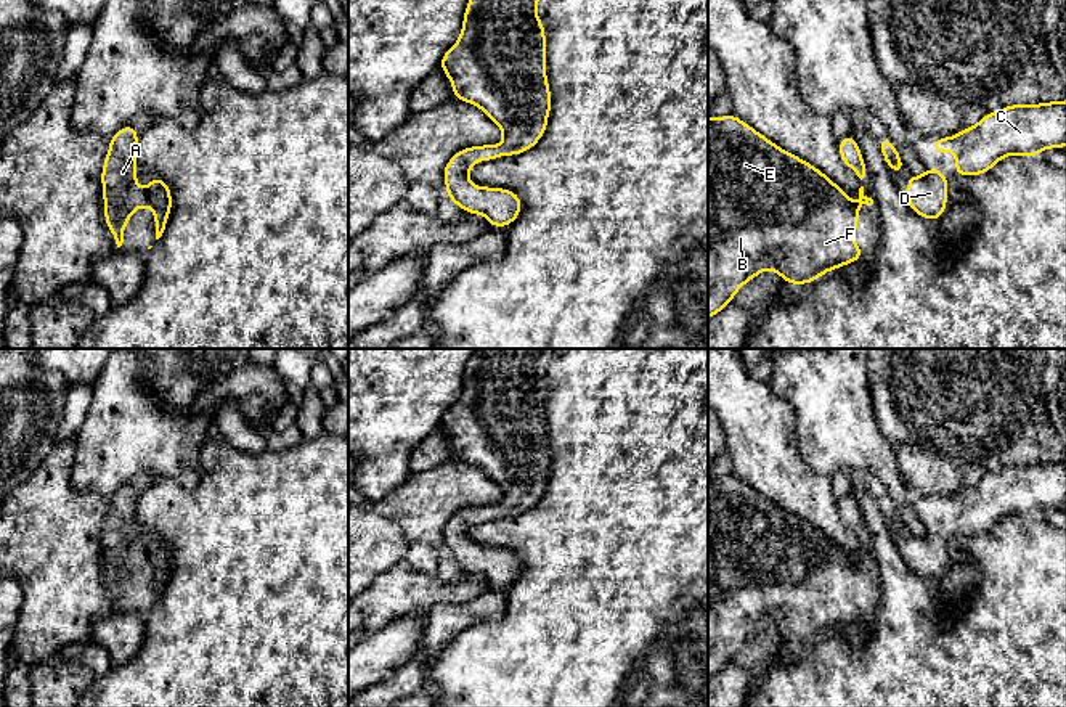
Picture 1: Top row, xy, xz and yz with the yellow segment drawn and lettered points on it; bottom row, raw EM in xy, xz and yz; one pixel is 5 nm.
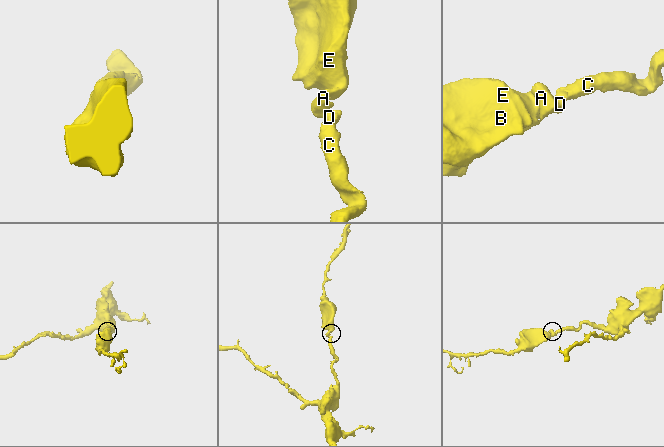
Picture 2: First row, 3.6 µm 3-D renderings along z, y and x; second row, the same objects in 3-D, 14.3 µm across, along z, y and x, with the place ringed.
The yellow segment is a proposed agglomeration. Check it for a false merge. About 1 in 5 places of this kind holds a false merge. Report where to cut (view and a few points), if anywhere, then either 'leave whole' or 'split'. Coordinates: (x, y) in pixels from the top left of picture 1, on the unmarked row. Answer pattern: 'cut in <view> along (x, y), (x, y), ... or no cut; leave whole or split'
no cut; leave whole

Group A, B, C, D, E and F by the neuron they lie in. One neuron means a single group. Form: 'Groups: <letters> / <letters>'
Groups: A B C D E F

